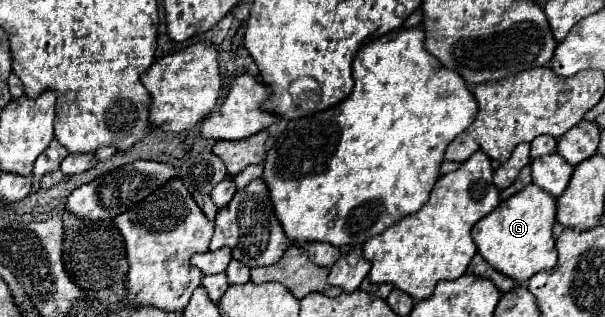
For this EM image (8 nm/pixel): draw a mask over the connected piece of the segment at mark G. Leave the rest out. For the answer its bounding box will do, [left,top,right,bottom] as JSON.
[472,183,558,283]

